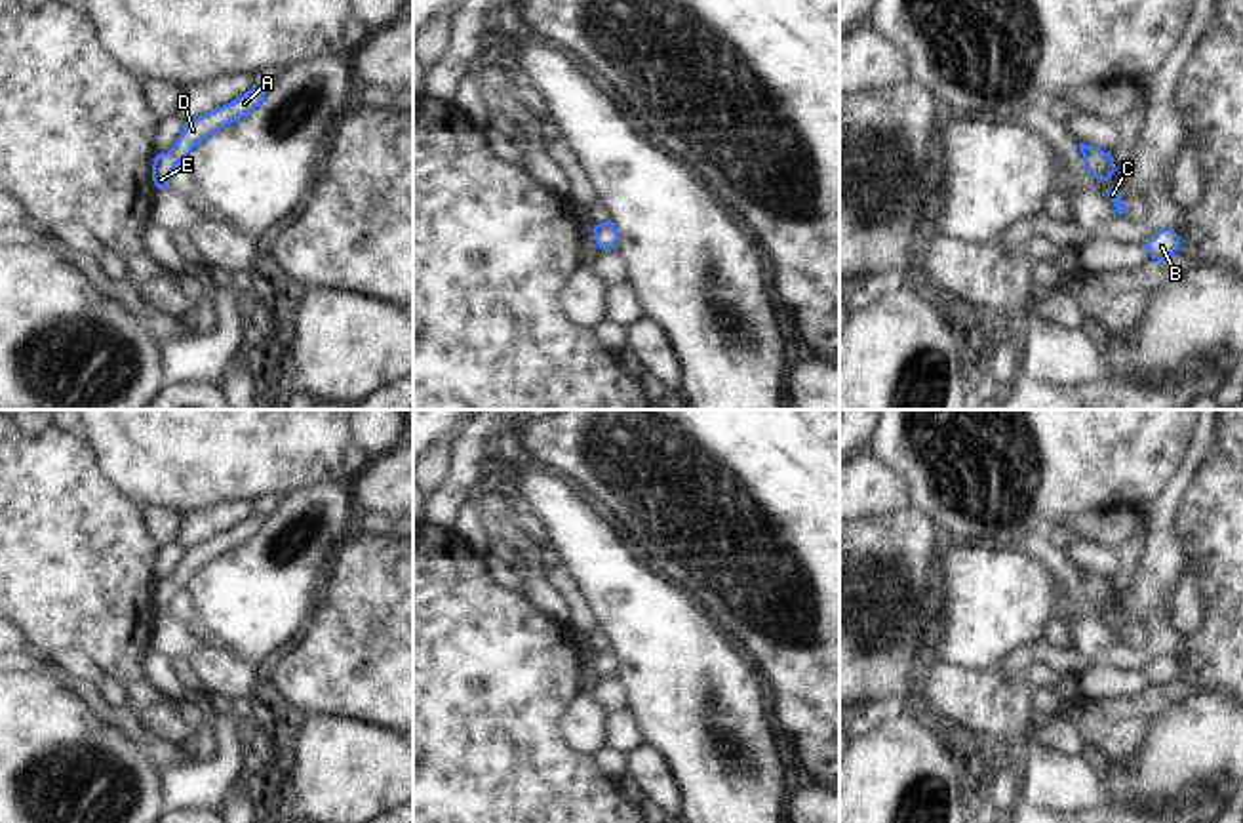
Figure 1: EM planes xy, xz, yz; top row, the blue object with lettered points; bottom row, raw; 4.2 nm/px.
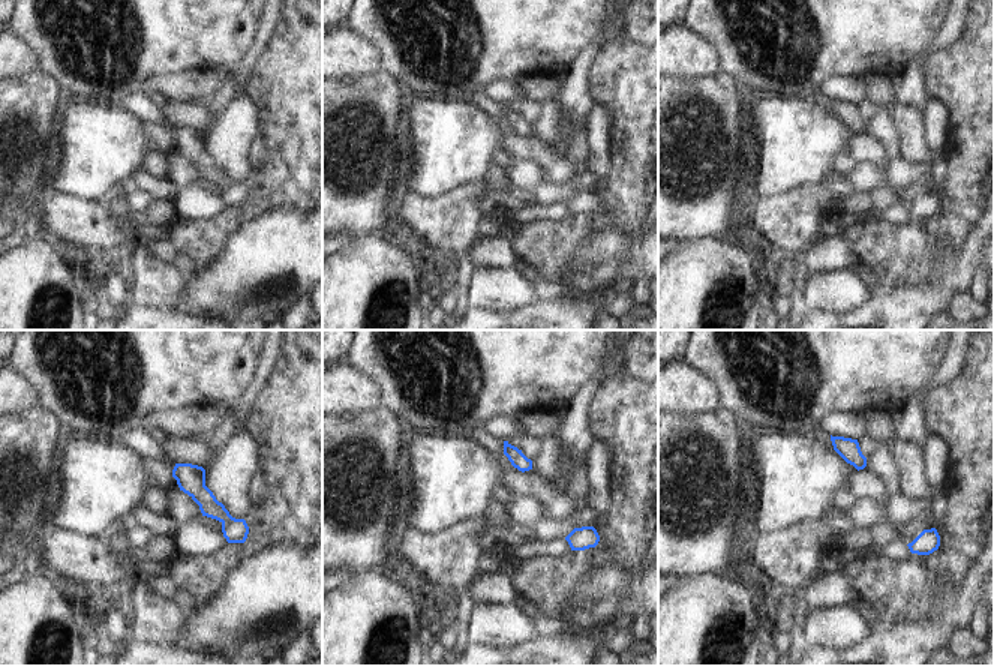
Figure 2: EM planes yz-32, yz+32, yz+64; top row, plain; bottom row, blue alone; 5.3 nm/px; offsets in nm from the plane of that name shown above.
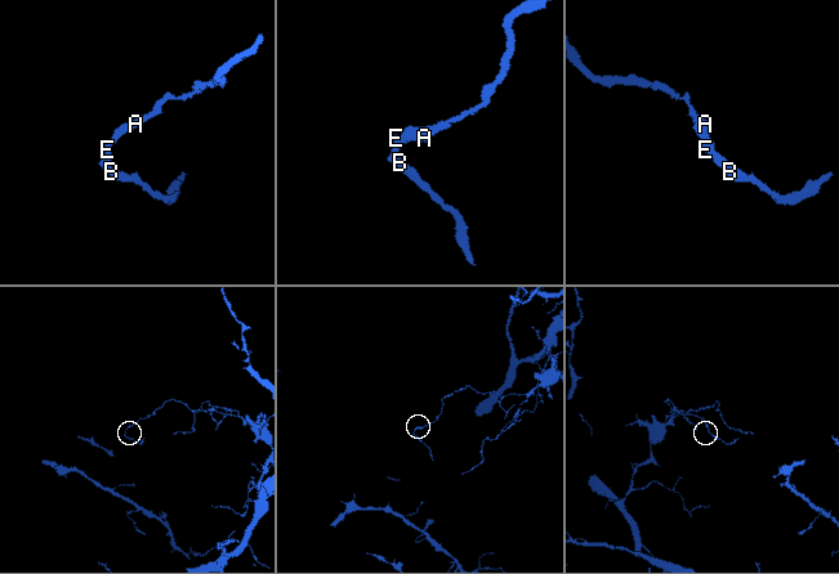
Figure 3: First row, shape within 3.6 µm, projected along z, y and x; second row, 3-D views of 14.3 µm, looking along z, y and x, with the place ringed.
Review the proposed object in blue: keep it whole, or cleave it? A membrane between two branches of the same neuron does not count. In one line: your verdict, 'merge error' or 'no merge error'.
no merge error

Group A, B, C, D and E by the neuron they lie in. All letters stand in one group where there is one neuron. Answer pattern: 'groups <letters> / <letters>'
groups A B C D E

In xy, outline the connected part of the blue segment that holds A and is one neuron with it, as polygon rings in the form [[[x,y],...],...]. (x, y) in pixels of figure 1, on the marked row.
[[[249,90],[230,103],[200,114],[190,122],[185,122],[185,128],[171,149],[168,152],[156,154],[154,158],[152,181],[156,189],[168,189],[171,171],[179,162],[188,158],[198,143],[227,128],[228,124],[247,116],[255,107],[263,103],[265,95],[266,93],[263,90]]]

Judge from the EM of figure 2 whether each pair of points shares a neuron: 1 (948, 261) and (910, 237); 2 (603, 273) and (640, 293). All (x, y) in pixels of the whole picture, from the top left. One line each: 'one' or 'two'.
1: two
2: two

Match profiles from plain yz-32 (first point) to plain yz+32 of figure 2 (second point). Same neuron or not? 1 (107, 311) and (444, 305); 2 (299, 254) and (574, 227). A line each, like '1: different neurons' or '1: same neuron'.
1: different neurons
2: different neurons

